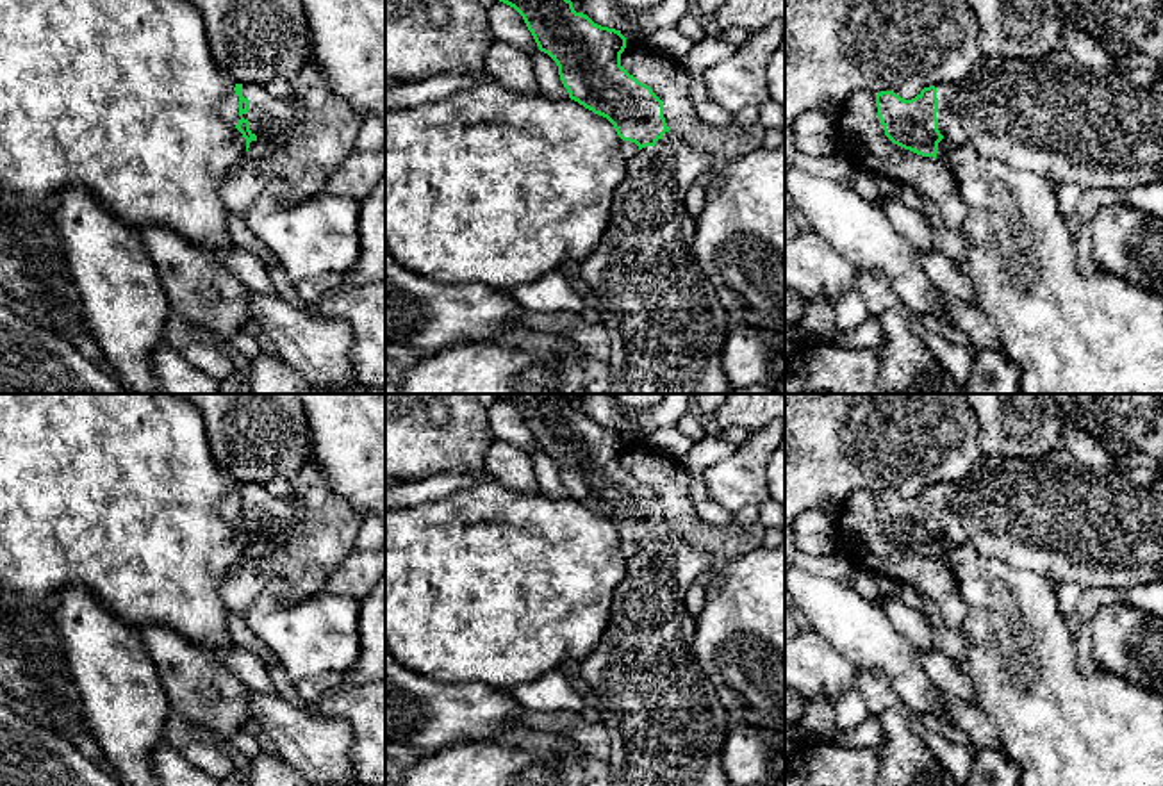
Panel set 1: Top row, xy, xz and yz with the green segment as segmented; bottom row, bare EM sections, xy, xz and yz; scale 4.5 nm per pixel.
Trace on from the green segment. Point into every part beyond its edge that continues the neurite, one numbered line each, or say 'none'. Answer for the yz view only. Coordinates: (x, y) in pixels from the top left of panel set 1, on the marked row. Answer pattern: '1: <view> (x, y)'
1: yz (1051, 116)

